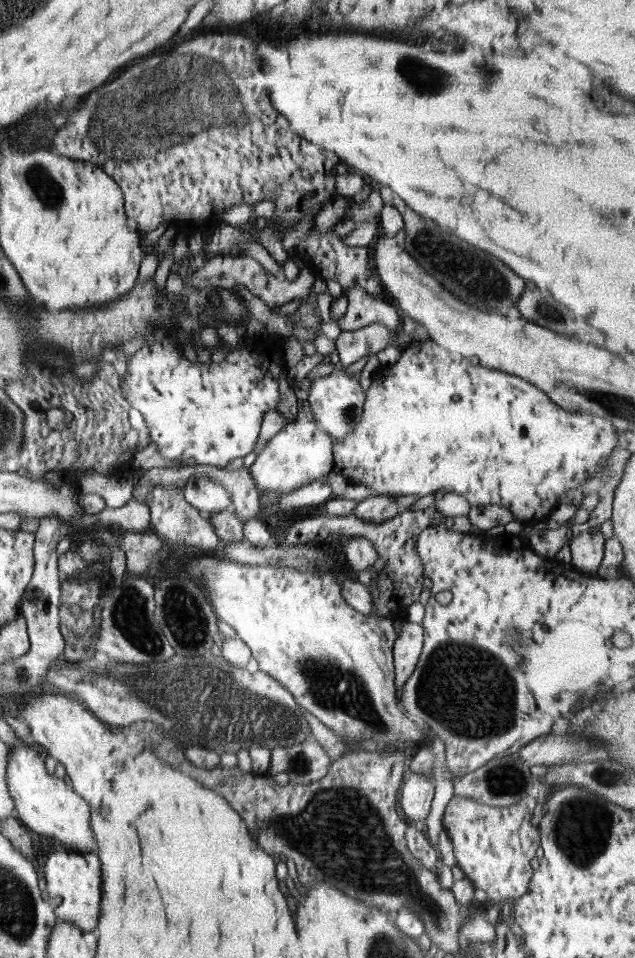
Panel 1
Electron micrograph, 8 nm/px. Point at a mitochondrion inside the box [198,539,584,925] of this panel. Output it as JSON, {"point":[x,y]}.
{"point":[468,690]}

